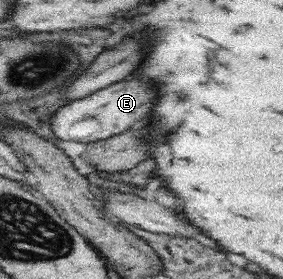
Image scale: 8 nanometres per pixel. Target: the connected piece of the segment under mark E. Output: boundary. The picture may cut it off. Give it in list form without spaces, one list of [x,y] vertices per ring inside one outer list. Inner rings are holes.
[[[125,79],[91,93],[87,99],[65,104],[51,118],[51,125],[55,135],[61,140],[89,143],[119,135],[131,127],[143,127],[147,123],[145,119],[151,101],[155,101],[155,95],[143,81],[135,83],[135,79]]]

